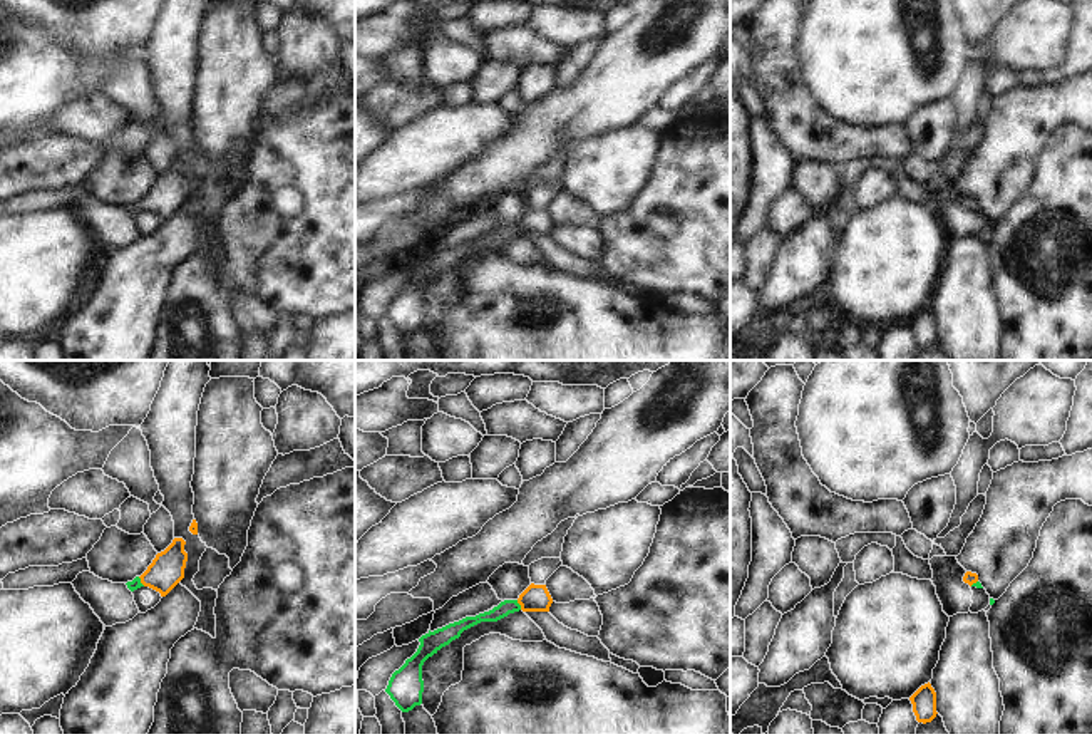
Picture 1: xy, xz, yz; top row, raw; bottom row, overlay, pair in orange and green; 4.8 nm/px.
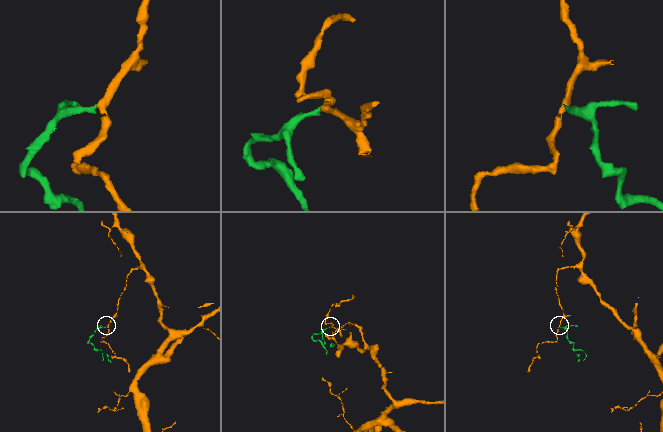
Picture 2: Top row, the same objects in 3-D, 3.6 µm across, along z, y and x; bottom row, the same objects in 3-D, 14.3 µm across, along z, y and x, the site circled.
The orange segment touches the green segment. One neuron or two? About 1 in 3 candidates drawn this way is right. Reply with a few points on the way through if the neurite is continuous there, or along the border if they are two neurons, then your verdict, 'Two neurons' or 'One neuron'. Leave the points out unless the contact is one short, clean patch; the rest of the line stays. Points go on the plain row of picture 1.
Path across: xz (536, 222), (520, 228), (506, 232). One neuron.

